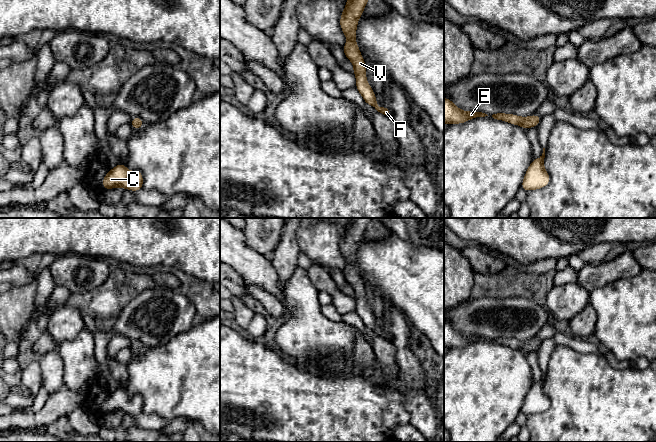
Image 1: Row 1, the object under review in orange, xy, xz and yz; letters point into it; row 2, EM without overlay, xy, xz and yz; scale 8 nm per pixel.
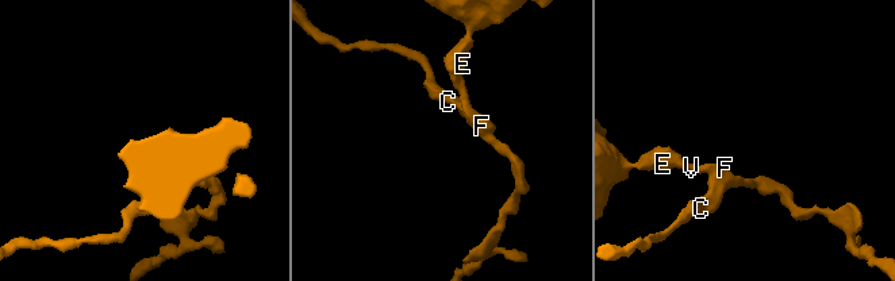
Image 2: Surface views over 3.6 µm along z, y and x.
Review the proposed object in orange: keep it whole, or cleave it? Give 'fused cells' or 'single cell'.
single cell

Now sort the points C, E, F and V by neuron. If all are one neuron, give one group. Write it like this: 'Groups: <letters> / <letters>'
Groups: C E F V

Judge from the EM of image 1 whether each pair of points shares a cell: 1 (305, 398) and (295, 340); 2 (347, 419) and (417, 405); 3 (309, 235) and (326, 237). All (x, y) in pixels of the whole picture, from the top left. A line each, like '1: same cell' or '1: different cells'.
1: different cells
2: different cells
3: same cell

